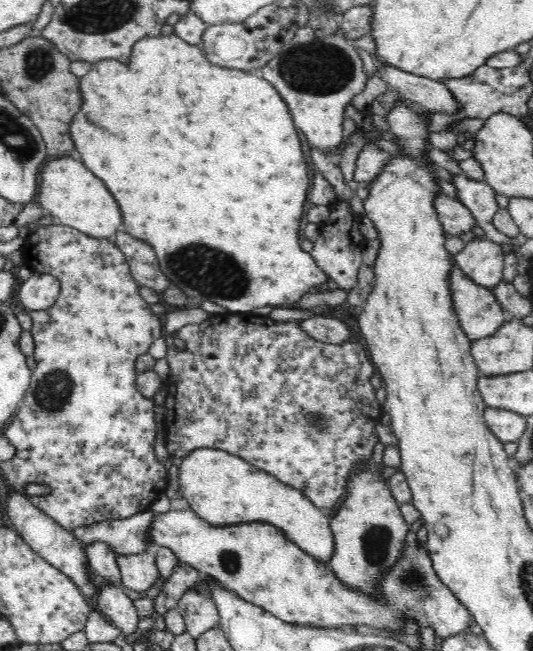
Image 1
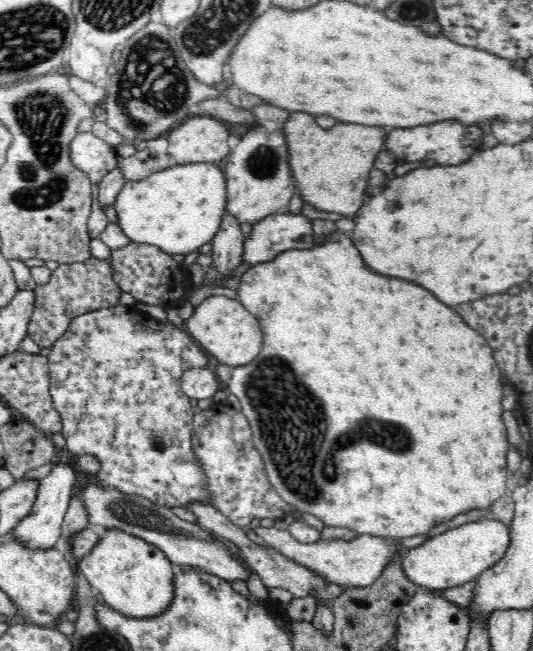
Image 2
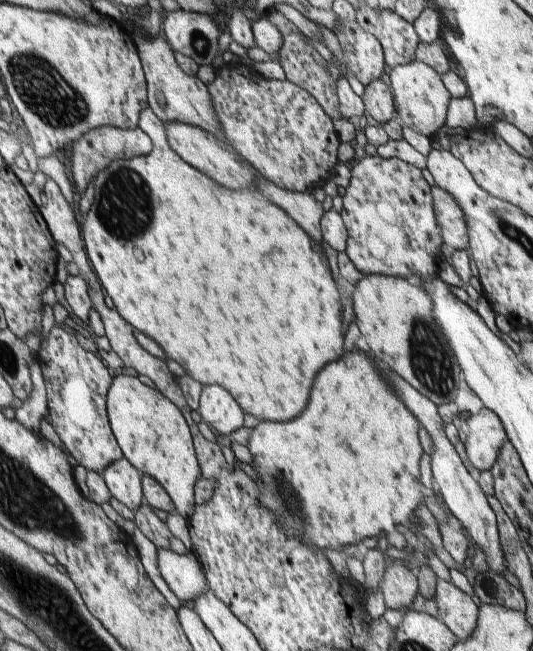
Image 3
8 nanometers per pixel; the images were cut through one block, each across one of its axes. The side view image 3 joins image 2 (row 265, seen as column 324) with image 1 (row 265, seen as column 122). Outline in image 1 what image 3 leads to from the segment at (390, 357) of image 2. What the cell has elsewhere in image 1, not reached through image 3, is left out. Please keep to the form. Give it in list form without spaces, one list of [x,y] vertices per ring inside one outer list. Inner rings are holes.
[[[175,33],[158,34],[134,42],[127,62],[106,58],[92,63],[90,70],[78,78],[78,86],[82,93],[82,104],[67,131],[71,134],[78,158],[113,194],[122,214],[123,230],[134,238],[144,239],[154,249],[170,286],[176,286],[187,298],[194,298],[198,302],[210,300],[228,312],[250,313],[265,312],[272,307],[294,306],[316,286],[327,282],[329,277],[300,244],[300,239],[304,238],[304,204],[310,188],[310,176],[300,138],[284,99],[259,72],[216,66],[207,60],[199,45],[190,44]]]

